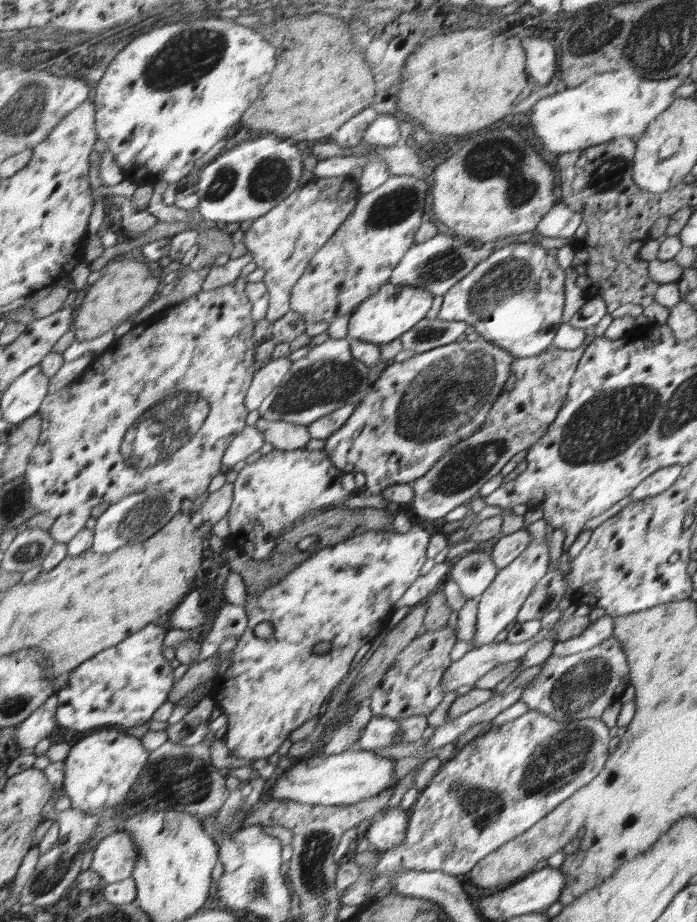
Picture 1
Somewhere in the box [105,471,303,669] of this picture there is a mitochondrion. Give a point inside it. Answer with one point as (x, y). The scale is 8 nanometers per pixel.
(144, 518)

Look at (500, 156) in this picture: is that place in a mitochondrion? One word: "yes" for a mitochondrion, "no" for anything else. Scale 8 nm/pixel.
yes

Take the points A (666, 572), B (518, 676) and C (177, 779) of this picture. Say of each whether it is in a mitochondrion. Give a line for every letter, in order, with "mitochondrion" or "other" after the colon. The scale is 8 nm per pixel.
A: other
B: other
C: mitochondrion

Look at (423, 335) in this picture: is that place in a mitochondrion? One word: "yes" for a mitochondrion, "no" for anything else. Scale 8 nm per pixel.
yes

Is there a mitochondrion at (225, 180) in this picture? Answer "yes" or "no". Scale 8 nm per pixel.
yes

